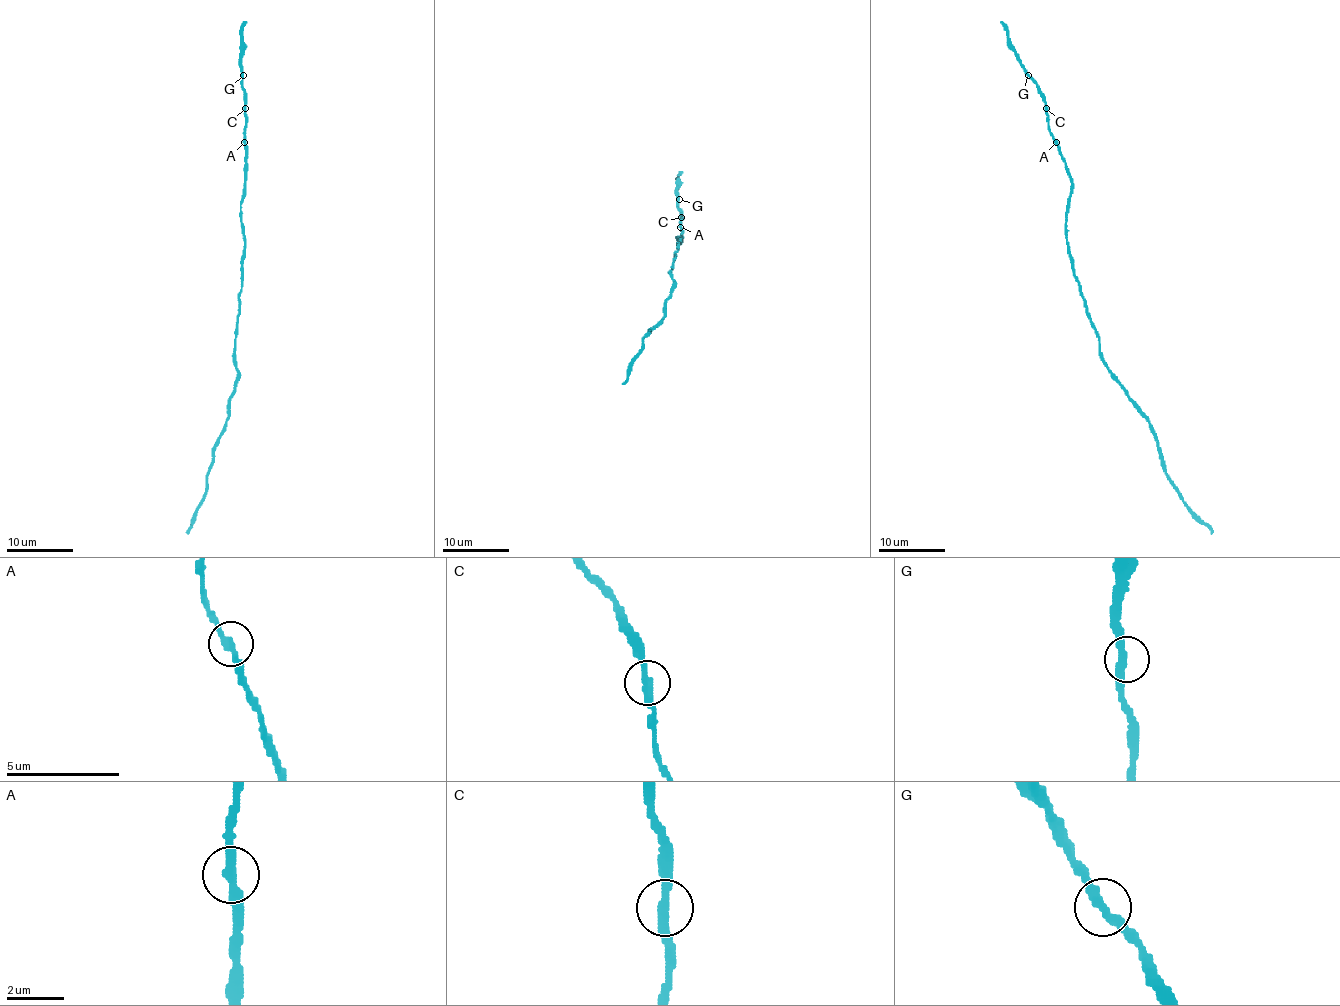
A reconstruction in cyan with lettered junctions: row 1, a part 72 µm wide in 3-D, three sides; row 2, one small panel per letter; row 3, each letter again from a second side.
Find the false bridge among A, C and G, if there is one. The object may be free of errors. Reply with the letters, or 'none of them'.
none of them

